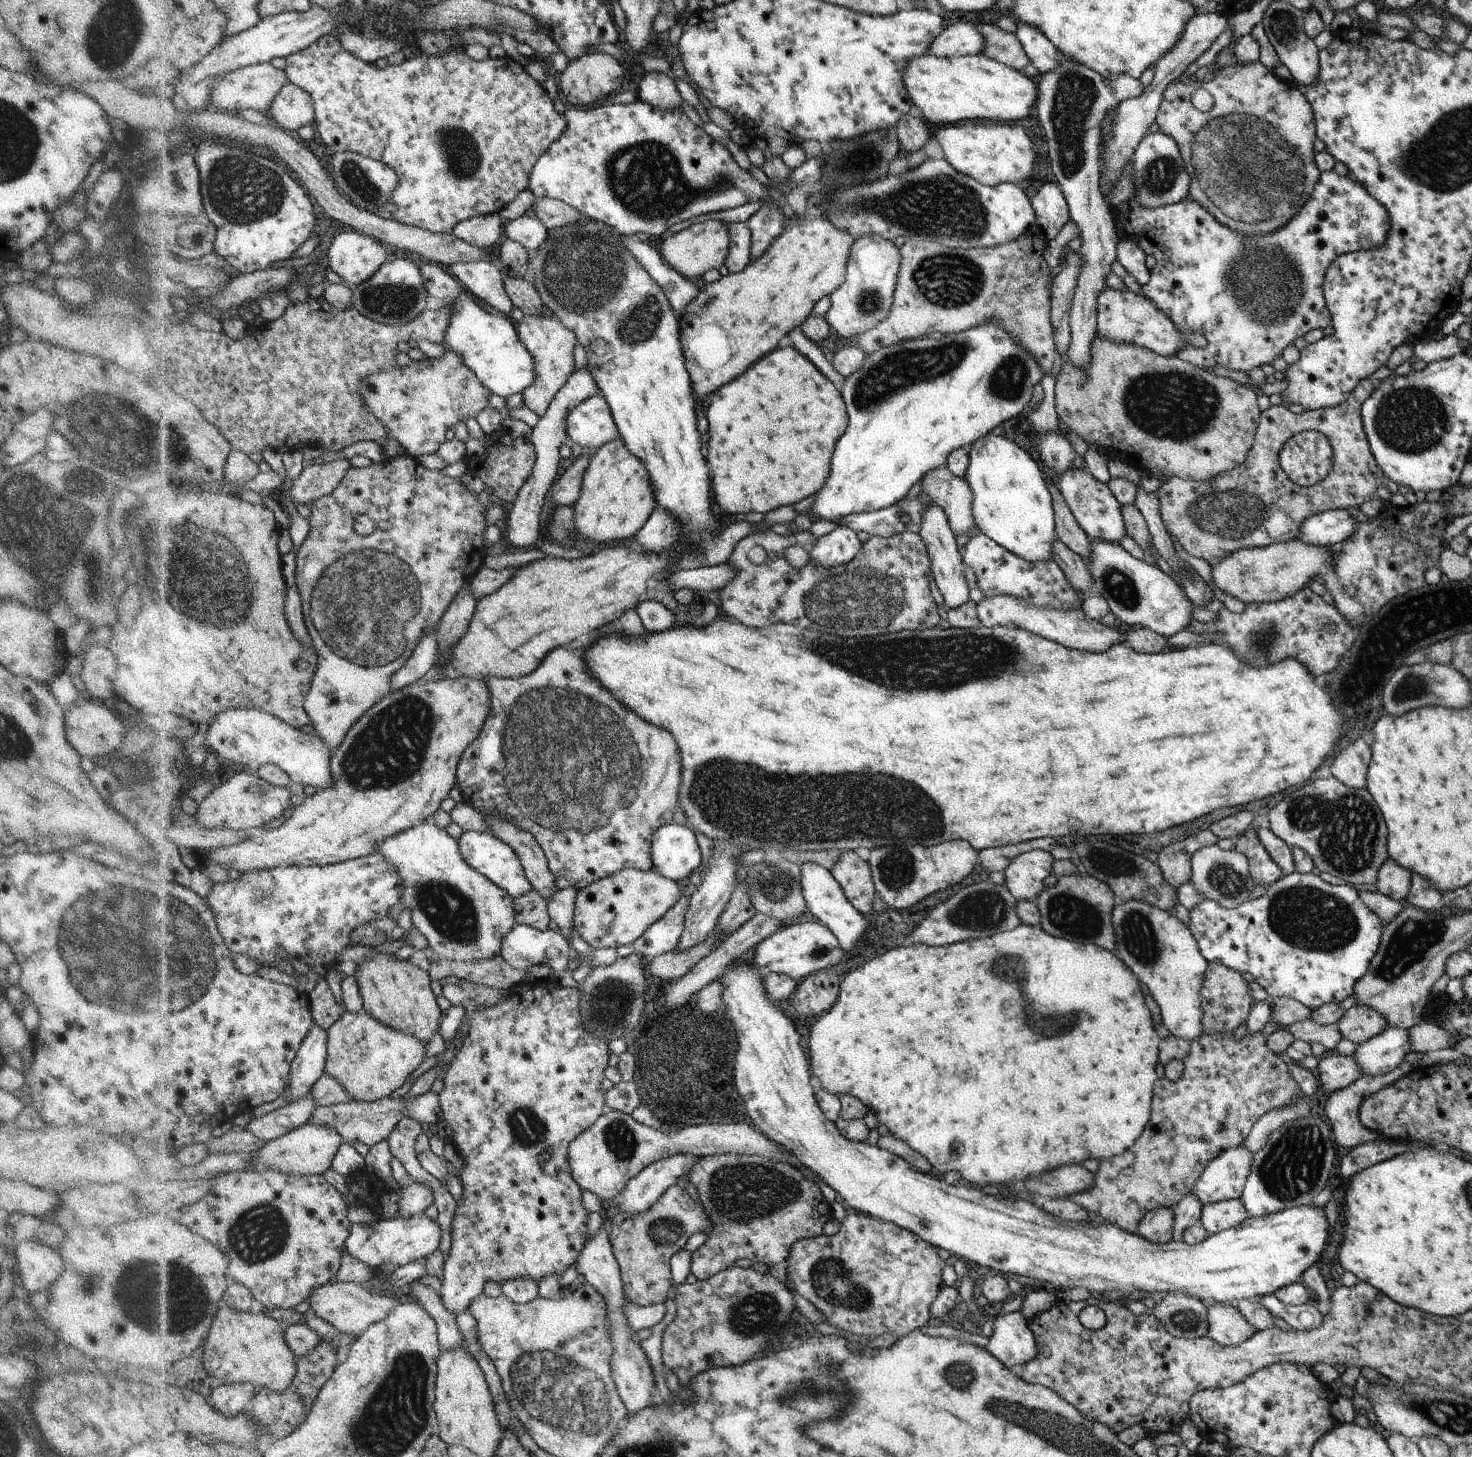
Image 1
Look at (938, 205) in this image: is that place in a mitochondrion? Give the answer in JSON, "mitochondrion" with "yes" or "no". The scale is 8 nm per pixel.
{"mitochondrion":"yes"}

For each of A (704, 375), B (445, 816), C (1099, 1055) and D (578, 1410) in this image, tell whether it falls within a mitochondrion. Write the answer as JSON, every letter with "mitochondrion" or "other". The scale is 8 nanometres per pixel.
{"A":"other","B":"other","C":"other","D":"mitochondrion"}

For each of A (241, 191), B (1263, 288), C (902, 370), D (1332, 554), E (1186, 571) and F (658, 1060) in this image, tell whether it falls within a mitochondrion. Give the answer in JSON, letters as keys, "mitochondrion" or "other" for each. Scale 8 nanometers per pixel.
{"A":"mitochondrion","B":"mitochondrion","C":"mitochondrion","D":"other","E":"other","F":"other"}

